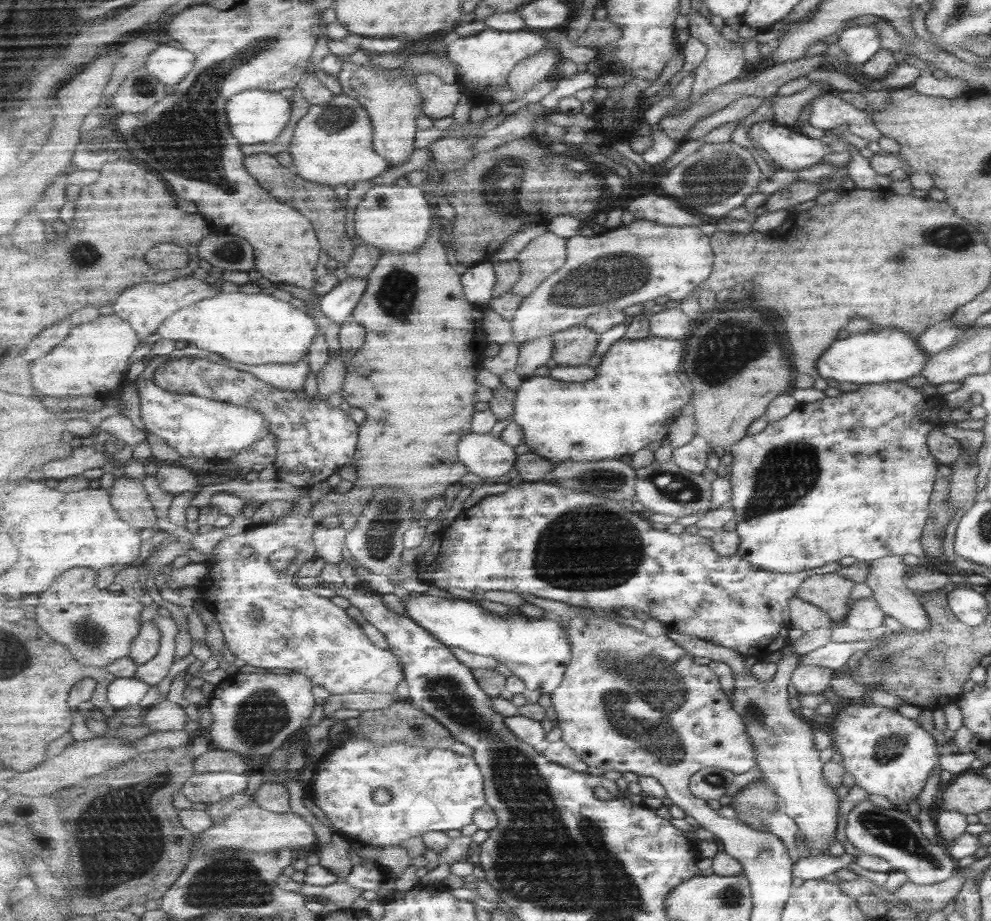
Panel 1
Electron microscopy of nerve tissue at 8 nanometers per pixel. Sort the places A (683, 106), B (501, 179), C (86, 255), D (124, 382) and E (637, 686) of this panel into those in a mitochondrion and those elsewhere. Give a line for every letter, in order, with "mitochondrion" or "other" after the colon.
A: other
B: mitochondrion
C: mitochondrion
D: other
E: mitochondrion

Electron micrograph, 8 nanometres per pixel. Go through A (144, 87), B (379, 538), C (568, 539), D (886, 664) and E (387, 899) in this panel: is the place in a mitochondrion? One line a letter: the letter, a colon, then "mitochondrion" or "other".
A: mitochondrion
B: mitochondrion
C: mitochondrion
D: mitochondrion
E: other

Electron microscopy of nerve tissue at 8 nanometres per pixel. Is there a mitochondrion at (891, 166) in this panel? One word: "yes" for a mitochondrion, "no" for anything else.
no

